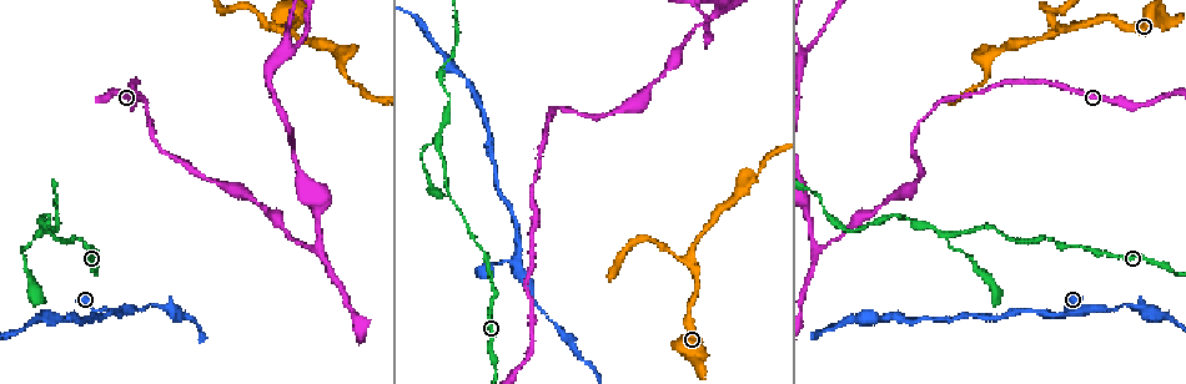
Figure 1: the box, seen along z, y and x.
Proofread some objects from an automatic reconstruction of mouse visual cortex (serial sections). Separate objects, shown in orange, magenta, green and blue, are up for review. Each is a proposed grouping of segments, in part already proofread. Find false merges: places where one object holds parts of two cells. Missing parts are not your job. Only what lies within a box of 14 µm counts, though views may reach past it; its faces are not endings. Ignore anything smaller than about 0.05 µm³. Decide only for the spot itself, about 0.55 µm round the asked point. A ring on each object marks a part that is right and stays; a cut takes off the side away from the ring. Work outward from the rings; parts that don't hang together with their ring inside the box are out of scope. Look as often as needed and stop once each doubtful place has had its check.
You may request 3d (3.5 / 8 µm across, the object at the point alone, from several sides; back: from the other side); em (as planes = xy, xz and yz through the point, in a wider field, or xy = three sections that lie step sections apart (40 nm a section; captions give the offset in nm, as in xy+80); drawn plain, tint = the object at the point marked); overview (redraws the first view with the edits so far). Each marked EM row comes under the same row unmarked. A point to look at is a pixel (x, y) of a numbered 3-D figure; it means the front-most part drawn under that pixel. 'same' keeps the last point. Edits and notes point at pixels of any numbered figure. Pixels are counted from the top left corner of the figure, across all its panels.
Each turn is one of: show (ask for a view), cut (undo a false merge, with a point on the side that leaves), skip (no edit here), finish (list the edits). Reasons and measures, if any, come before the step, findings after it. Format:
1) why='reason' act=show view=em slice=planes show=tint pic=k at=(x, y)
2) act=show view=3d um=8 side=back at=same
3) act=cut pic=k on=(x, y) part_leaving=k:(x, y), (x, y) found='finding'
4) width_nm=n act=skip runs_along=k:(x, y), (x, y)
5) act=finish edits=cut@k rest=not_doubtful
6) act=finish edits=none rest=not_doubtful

why='sharp bend' act=show view=3d um=3.5 pic=1 at=(435, 143)

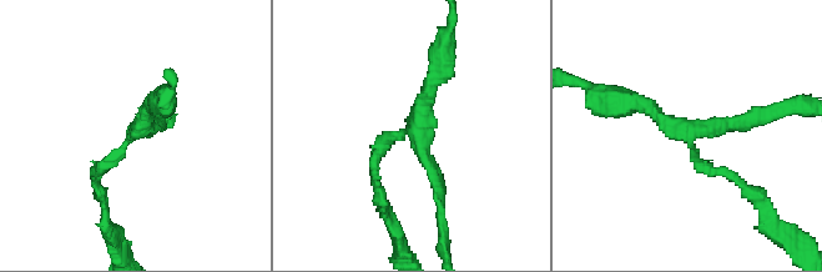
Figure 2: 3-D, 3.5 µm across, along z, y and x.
act=show view=em slice=planes show=tint pic=2 at=(693, 126)

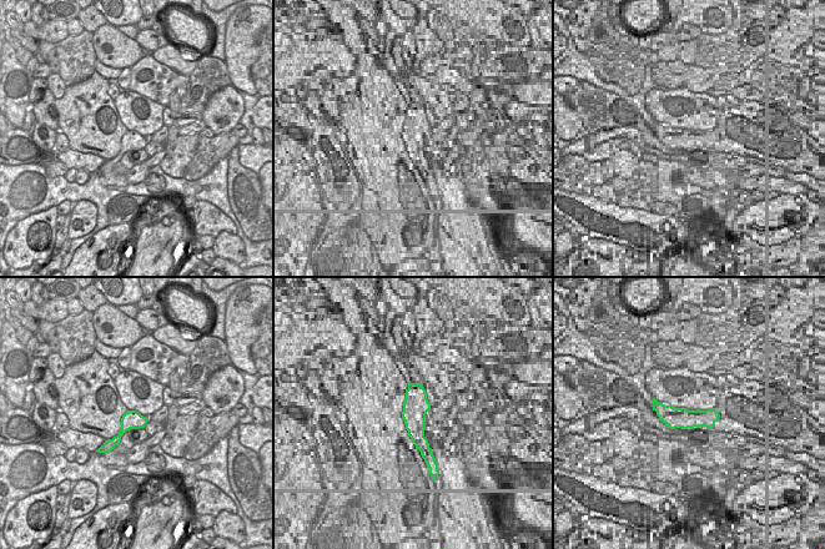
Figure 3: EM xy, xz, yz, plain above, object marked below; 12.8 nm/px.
arm_widths_nm=150,150,200 act=skip runs_along=2:(768, 115), (670, 126), (625, 102) found='all the same cell'

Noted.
why='a fork' act=show view=3d um=3.5 side=back pic=1 at=(820, 247)

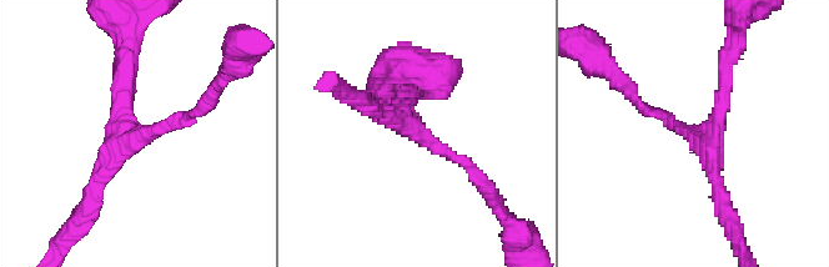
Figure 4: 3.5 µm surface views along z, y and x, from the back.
arms=3 arm_widths_nm=150,200,200 act=show view=em slice=planes show=tint pic=4 at=(129, 139)

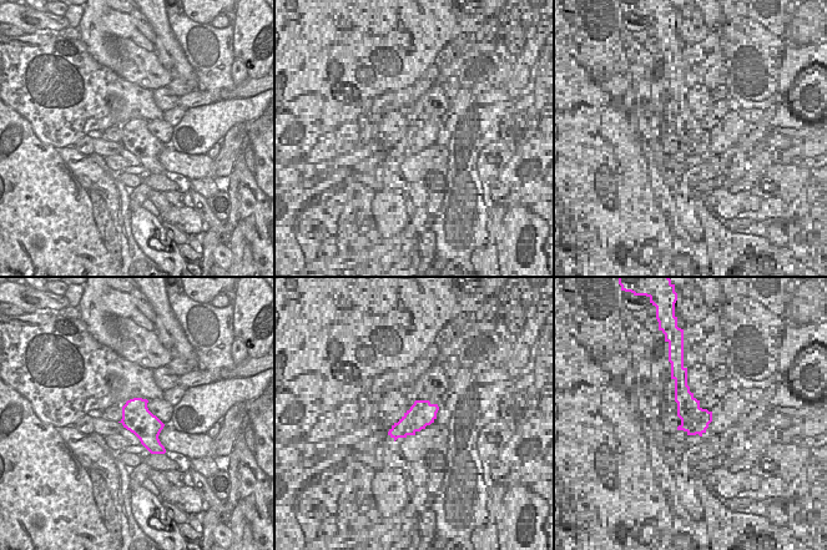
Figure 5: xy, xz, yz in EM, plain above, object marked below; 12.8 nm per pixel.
why='another direction' act=show view=em slice=xy step=1 show=tint at=same

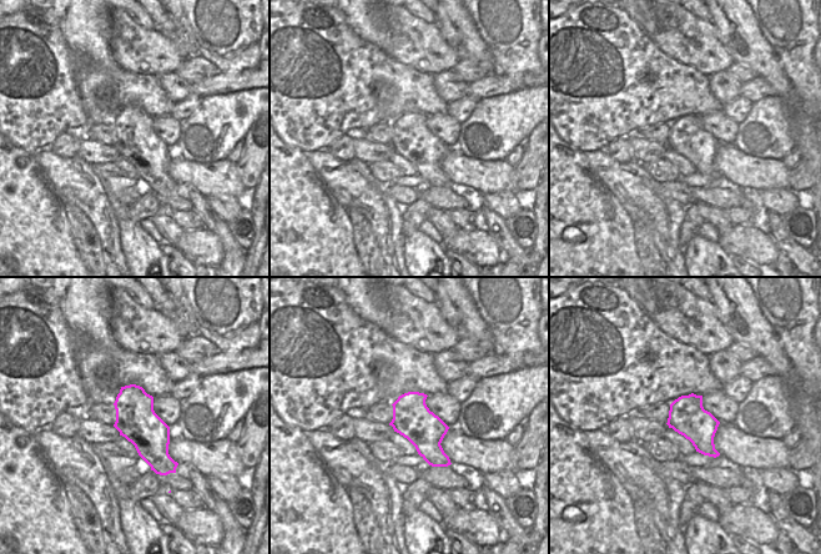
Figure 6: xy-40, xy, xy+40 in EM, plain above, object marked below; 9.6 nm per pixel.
act=skip runs_along=4:(472, 171), (411, 126), (407, 104) found='continuous, no second cell'

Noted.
why='two arms in line, one across' act=show view=3d um=3.5 pic=1 at=(1068, 26)

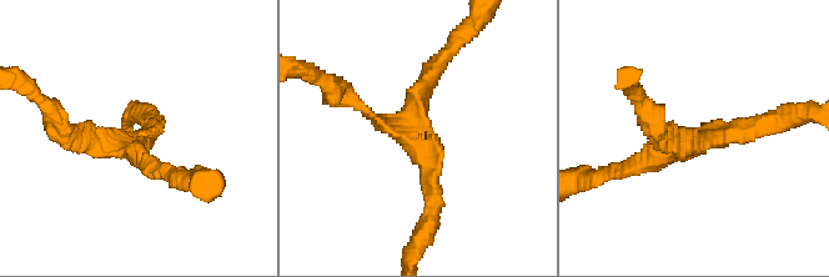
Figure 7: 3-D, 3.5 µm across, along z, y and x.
arms=3 arm_widths_nm=150,250,250 act=show view=em slice=planes show=tint pic=7 at=(419, 143)

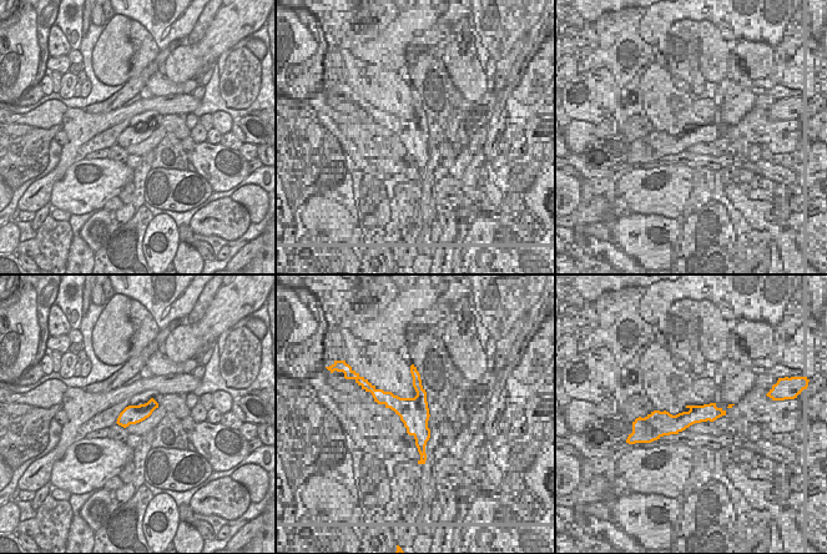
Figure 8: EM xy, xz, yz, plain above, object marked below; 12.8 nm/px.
why='cut it another way' act=show view=em slice=xy step=2 show=tint at=same

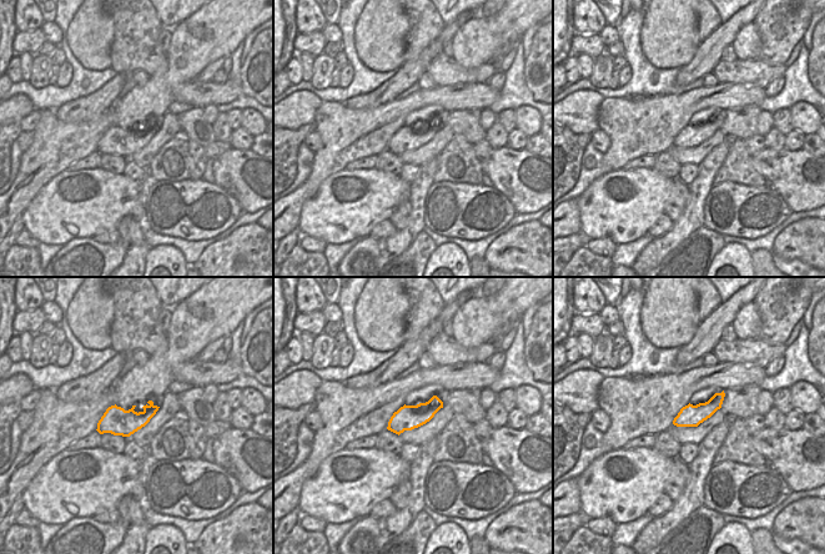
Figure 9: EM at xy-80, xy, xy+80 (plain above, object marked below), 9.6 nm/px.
act=skip runs_along=7:(779, 120), (632, 166) found='one cell here'

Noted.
act=finish edits=none rest=not_doubtful

